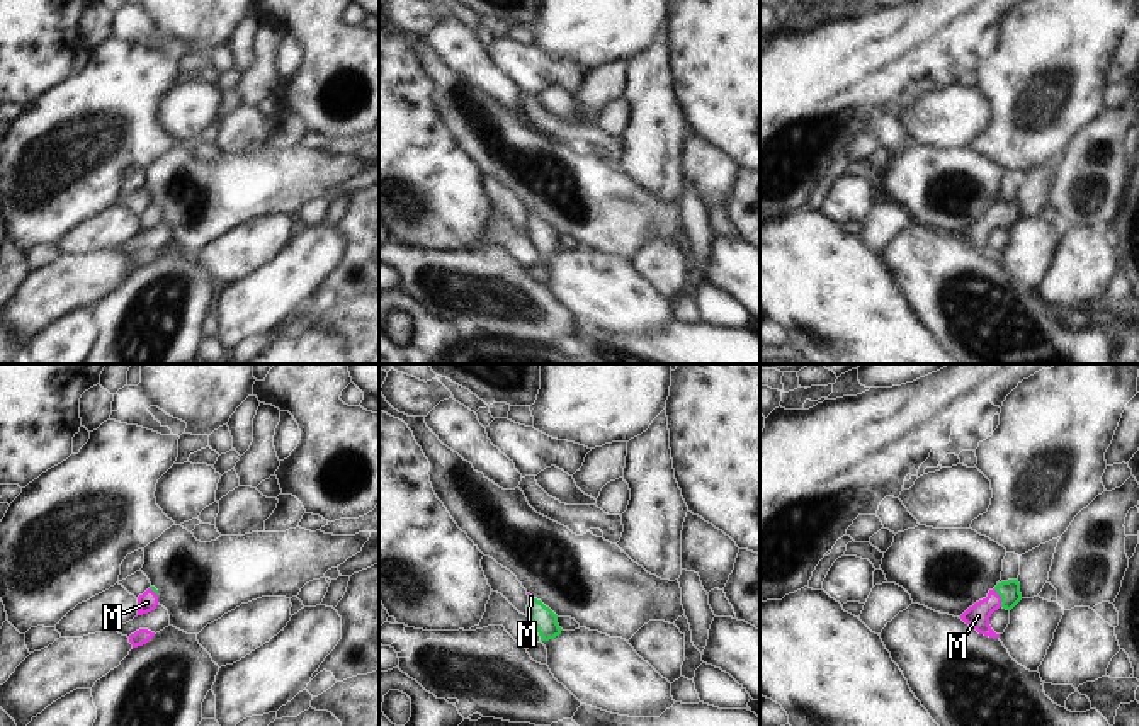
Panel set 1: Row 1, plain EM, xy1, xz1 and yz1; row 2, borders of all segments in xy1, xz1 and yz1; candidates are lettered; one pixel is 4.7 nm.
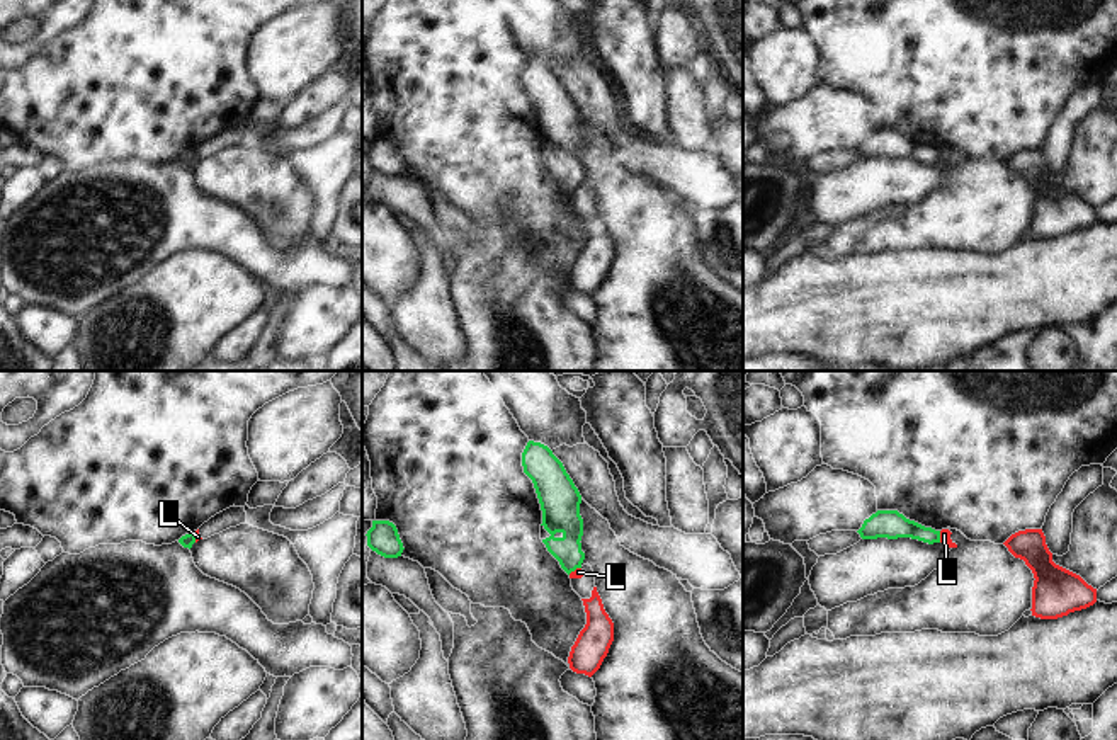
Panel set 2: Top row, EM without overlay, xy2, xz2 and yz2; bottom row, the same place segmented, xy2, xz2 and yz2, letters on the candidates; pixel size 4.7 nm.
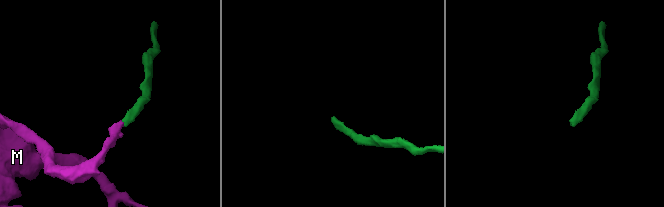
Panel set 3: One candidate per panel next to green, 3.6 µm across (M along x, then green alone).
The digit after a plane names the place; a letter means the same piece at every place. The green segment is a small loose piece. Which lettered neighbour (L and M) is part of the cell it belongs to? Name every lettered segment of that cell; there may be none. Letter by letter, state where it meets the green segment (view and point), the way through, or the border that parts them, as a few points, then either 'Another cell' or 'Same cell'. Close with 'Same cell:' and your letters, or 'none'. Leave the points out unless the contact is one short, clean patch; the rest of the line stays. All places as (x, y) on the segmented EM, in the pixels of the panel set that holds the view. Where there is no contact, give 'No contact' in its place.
L: Touches green at yz2 (939, 536). Boundary: yz2 (939, 531), (941, 541). Another cell
M: Touches green at yz1 (1000, 595). Path across: yz1 (1008, 590), (1000, 595), (978, 616). Same cell
Same cell: M

